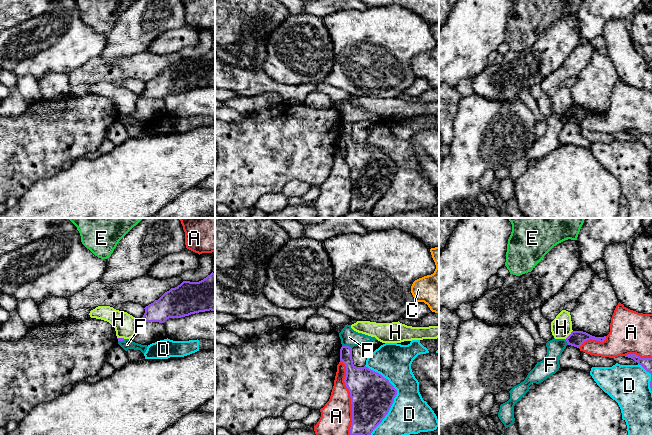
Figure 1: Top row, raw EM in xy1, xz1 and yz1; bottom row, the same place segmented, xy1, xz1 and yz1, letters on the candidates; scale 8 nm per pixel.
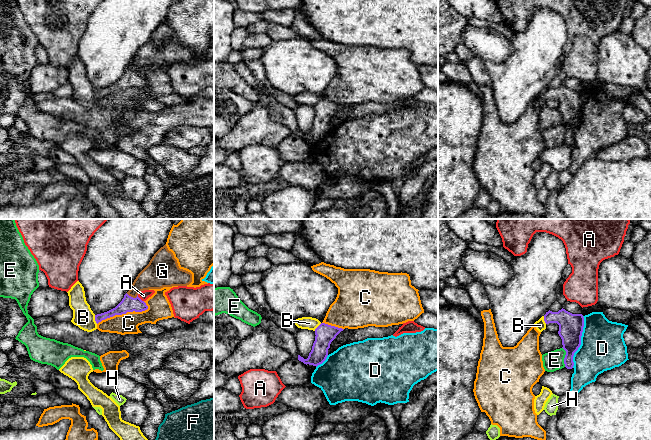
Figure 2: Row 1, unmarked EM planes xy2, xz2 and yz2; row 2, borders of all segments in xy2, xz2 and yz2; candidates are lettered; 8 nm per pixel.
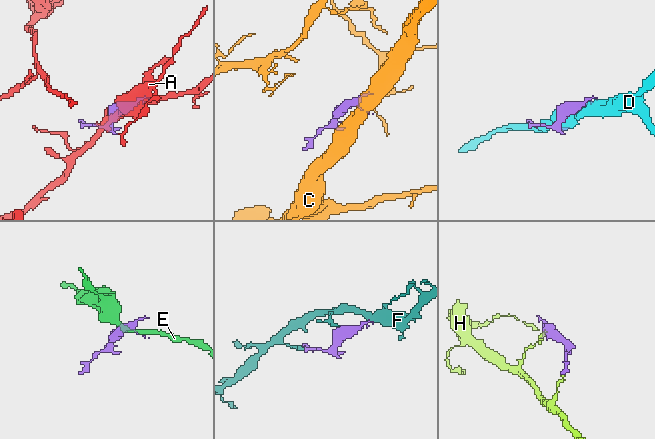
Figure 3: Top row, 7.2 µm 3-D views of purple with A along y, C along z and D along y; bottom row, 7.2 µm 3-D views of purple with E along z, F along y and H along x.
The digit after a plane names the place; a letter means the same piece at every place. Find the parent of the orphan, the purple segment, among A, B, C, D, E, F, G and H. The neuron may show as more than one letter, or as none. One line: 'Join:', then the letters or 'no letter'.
Join: G

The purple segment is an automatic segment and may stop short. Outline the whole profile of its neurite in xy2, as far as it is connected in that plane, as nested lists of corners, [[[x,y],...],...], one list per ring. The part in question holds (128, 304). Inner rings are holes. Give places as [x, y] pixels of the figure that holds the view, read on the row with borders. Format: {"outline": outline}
{"outline": [[[165,244],[138,274],[131,289],[124,295],[122,301],[115,308],[95,315],[95,321],[98,324],[102,320],[115,315],[147,310],[146,303],[138,297],[138,293],[141,291],[172,286],[187,286],[191,282],[192,274],[179,268],[173,253],[168,250]]]}

